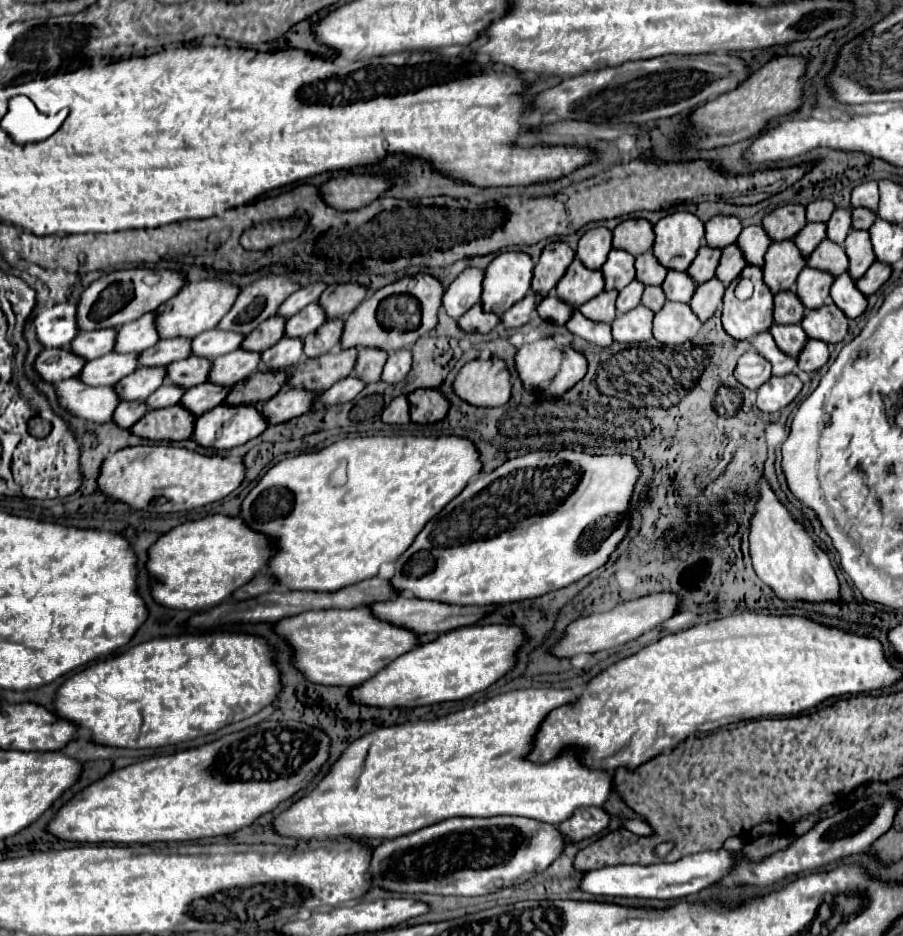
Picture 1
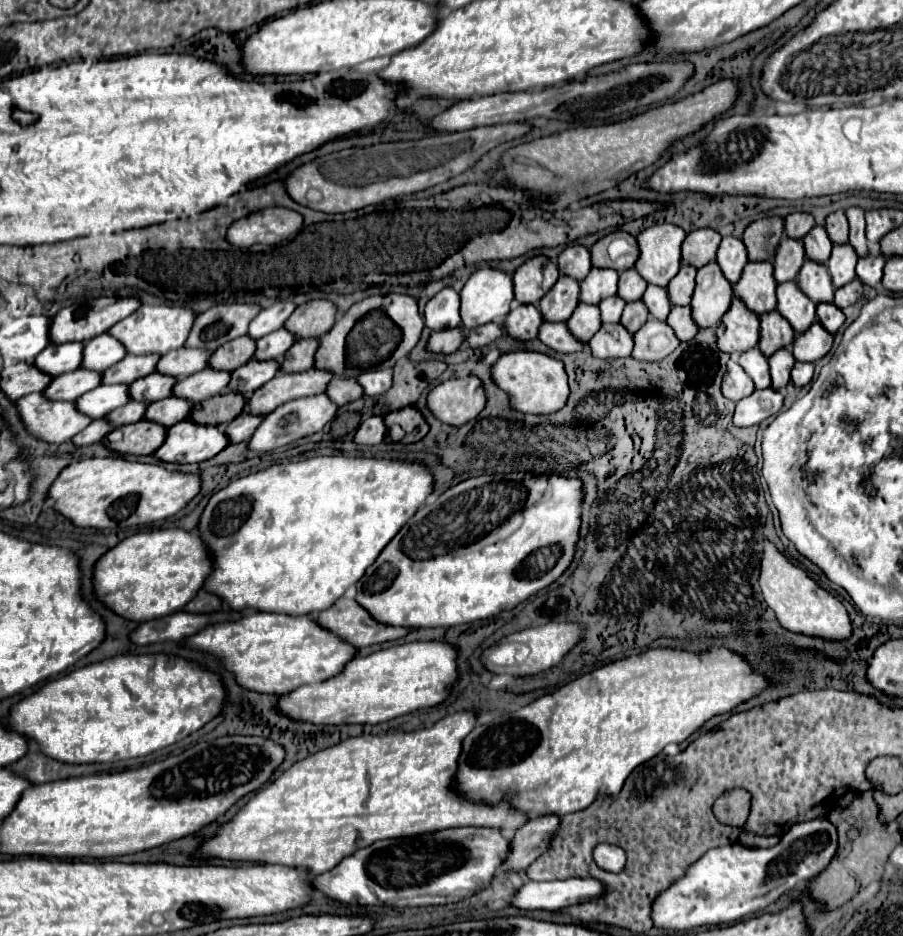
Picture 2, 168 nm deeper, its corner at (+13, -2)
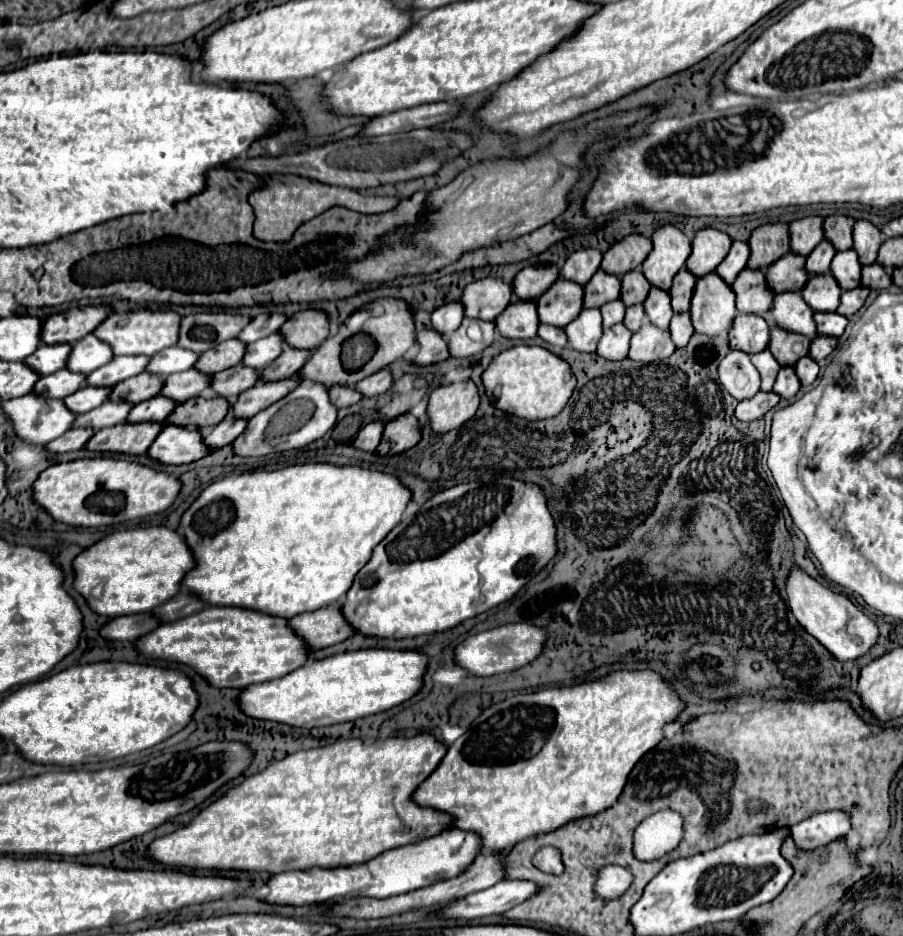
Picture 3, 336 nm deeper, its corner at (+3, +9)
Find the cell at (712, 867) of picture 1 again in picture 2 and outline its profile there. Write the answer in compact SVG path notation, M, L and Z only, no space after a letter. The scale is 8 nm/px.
M567 878L565 882L527 882L515 894L513 904L527 910L557 910L575 906L577 902L587 902L589 898L597 898L597 894L603 892L603 884L597 884L597 880L593 882L593 878Z

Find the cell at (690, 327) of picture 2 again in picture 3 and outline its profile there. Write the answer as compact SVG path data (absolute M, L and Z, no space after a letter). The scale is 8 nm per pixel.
M683 313L683 315L673 315L671 319L671 325L669 325L669 333L671 333L671 339L675 343L677 349L685 347L693 335L693 327L691 327L691 319L689 319L689 313Z

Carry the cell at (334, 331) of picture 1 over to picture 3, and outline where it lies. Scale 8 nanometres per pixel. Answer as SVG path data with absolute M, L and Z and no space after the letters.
M285 347L283 355L275 359L267 369L261 371L259 381L279 381L279 379L291 379L291 375L297 375L297 371L305 365L309 353L293 347Z

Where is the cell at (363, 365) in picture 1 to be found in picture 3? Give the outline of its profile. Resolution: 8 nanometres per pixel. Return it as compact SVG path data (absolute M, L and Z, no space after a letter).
M333 387L329 391L329 399L331 399L331 403L335 403L337 409L345 409L345 407L359 403L361 395L353 387Z

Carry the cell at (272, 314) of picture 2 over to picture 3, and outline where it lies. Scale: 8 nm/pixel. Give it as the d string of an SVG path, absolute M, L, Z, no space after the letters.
M259 313L257 317L251 319L251 323L237 335L237 339L245 345L263 339L267 335L273 335L275 331L279 331L279 327L287 321L285 315L281 313Z

